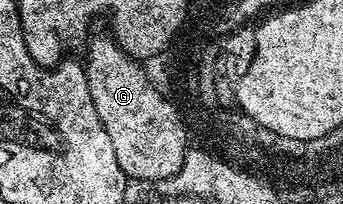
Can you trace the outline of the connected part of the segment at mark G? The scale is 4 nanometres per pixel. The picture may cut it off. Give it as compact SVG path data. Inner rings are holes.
M104 35L98 36L96 40L93 38L87 44L86 70L90 97L94 101L94 109L98 109L98 117L110 136L110 142L114 145L114 157L118 157L118 165L122 165L129 180L167 181L178 173L183 155L186 129L180 107L144 76L144 71L140 68L143 66L131 59L116 44L115 39Z

